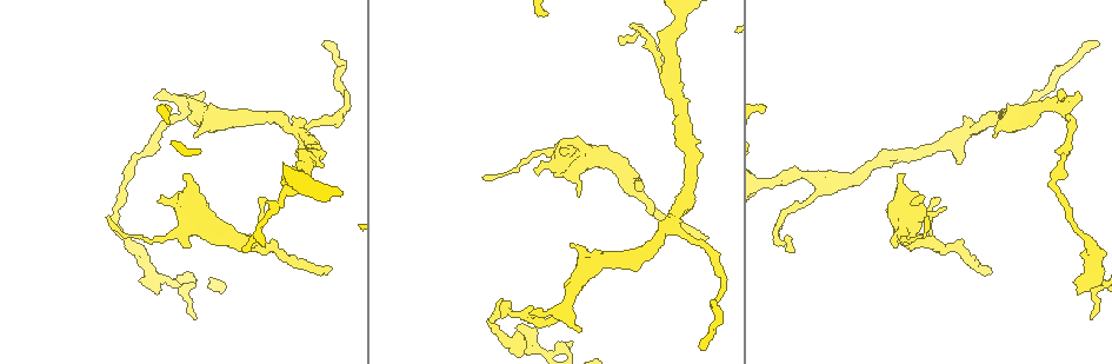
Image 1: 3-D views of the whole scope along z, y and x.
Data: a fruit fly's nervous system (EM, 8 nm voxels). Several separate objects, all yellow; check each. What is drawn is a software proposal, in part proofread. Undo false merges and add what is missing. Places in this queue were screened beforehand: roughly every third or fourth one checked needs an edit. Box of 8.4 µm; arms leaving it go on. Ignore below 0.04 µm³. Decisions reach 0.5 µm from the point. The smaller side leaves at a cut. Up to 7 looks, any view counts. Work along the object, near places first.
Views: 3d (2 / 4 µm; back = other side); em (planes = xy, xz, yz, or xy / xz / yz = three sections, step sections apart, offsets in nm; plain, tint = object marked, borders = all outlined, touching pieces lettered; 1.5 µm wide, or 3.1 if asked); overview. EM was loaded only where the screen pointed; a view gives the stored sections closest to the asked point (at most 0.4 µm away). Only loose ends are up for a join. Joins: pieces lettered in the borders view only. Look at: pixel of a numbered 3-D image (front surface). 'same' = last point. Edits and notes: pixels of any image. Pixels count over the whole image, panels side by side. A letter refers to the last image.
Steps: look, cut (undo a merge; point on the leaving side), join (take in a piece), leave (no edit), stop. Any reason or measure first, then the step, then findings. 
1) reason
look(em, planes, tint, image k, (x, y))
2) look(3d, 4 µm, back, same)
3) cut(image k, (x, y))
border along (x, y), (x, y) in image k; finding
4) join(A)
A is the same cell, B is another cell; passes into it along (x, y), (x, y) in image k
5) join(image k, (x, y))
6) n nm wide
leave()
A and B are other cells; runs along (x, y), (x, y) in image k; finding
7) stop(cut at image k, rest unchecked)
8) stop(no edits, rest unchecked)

an open end
look(em, planes, borders, image 1, (962, 163))

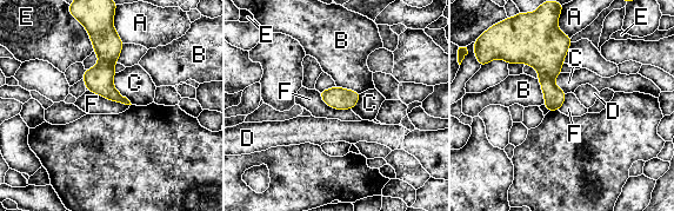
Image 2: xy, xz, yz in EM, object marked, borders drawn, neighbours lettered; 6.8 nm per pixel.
leave()
A, B, C, D, E and F are other cells; no lettered piece goes on from it

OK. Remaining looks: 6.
branch stops here
look(em, planes, borders, image 1, (331, 267))

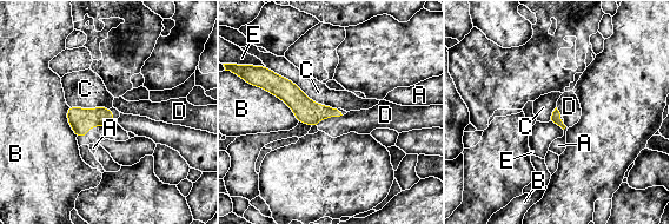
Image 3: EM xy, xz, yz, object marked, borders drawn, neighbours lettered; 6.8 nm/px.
C touches over 550 nm
join(image 3, (364, 122))
D is the same cell, A, B, C and E are other cells; it goes on there

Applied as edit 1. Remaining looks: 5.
look(overview)

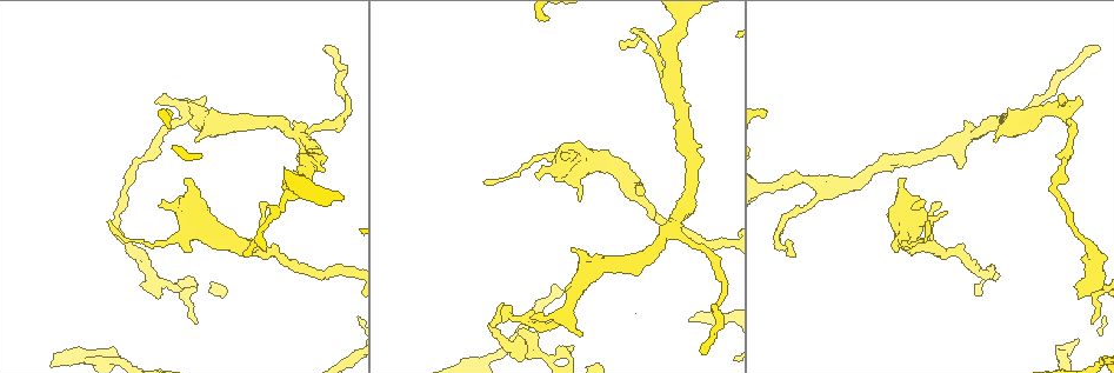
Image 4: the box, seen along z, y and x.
an open end
look(em, xy, step 8, borders, image 4, (157, 103))

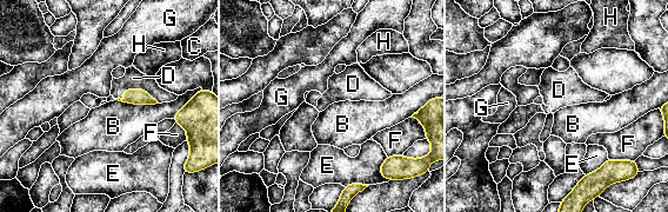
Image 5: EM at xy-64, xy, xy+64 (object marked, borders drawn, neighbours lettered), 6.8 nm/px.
cut it another way
look(em, planes, borders, same)

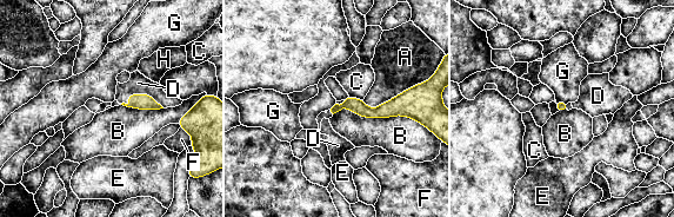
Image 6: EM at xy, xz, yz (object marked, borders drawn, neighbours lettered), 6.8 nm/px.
B touches over 600 nm
join(image 6, (138, 83))
D is the same cell, A, B, C, E, F, G and H are other cells; passes into it along (144, 102), (140, 94), (138, 83) in image 6; the neuron continues

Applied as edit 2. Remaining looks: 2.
stop(join at image 3, join at image 6, rest unchecked)

